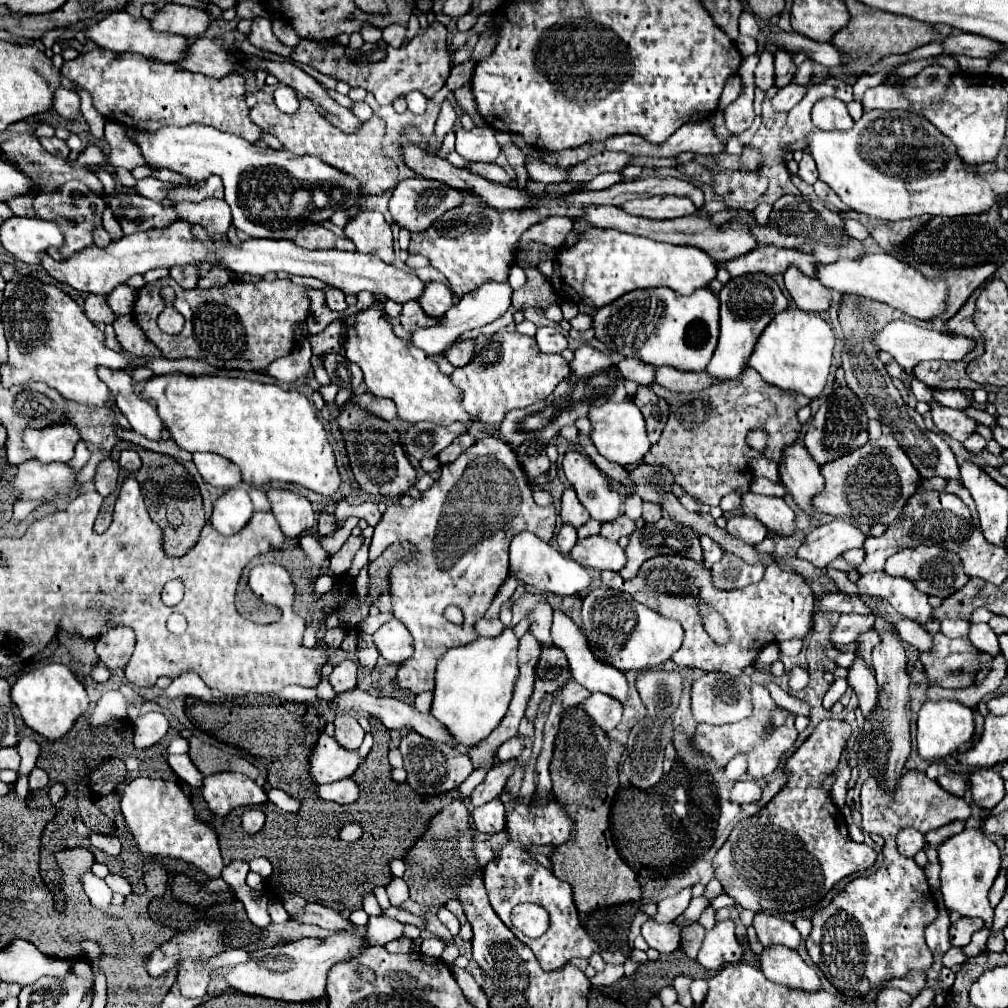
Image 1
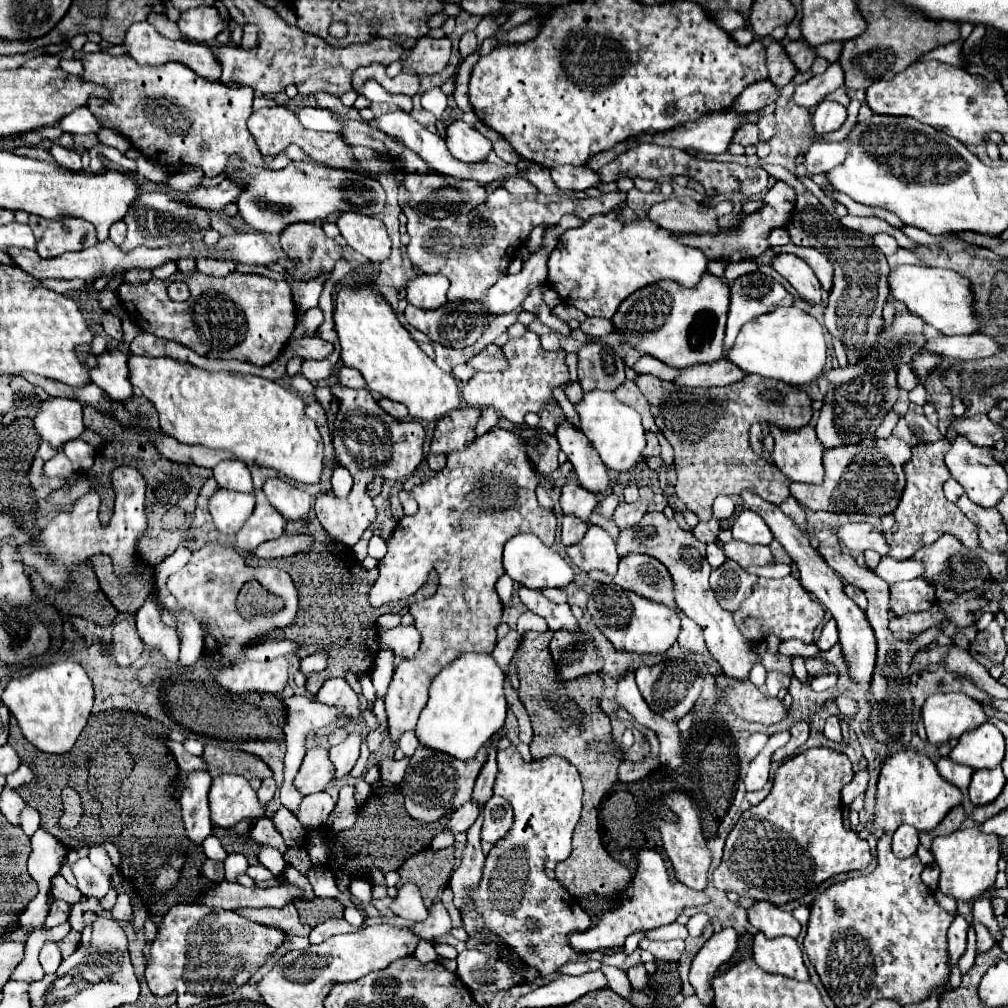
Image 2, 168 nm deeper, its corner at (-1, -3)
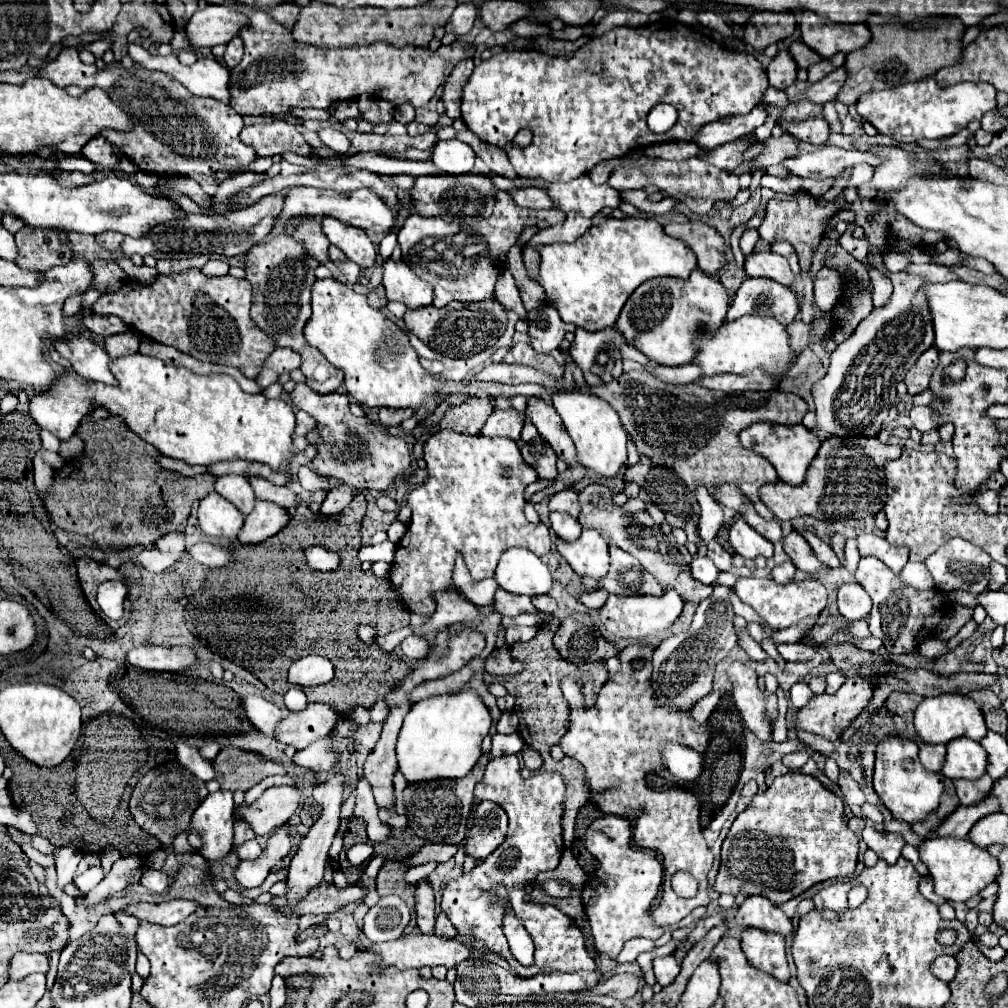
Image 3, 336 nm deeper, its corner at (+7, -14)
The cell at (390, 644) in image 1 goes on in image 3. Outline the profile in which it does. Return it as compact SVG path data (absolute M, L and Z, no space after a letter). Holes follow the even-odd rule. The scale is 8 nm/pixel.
M414 634L414 636L406 638L406 640L400 644L398 654L400 654L402 658L406 658L406 660L418 662L418 660L422 660L422 658L428 654L428 648L430 648L428 640L424 640L424 638L420 638L420 636Z

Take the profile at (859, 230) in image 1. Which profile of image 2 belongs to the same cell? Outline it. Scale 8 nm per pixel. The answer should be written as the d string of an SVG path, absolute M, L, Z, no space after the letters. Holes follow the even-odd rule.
M878 233L878 235L874 235L872 239L874 239L874 245L876 245L876 247L886 255L886 257L892 255L892 253L896 253L896 249L898 249L896 239L890 237L888 233Z

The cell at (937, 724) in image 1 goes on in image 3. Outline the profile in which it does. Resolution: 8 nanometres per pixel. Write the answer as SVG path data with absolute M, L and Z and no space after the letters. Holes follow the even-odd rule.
M942 694L934 698L924 698L914 712L914 728L918 738L924 744L932 744L932 746L948 744L950 740L956 740L962 736L972 740L982 740L988 732L980 708L974 704L972 698L960 696L960 694Z

